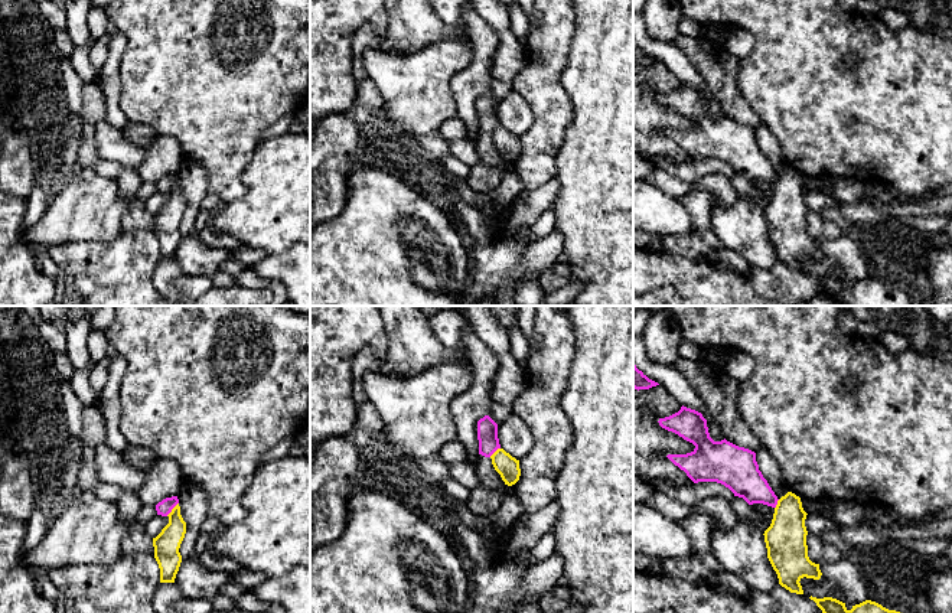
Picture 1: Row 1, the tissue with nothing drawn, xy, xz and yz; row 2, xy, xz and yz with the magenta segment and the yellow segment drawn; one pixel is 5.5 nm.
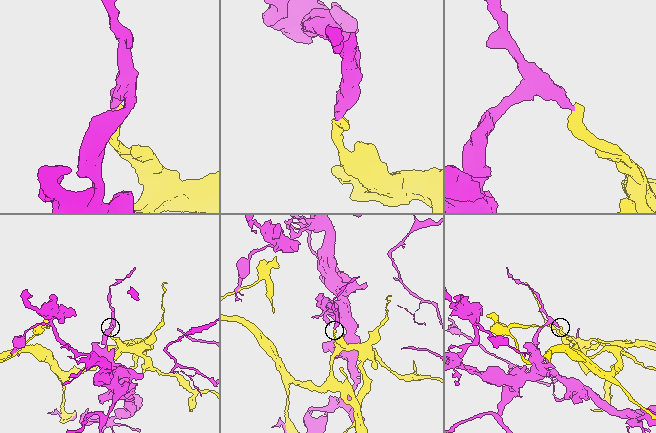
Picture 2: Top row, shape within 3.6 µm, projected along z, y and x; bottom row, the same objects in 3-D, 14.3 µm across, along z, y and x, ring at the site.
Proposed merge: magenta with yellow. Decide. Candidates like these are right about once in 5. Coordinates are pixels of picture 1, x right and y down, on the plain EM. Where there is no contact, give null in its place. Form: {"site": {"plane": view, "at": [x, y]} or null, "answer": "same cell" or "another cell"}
{"site": {"plane": "xy", "at": [172, 185]}, "answer": "another cell"}

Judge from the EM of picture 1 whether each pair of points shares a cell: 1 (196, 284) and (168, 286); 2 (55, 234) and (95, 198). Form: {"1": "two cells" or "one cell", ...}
{"1": "one cell", "2": "one cell"}

